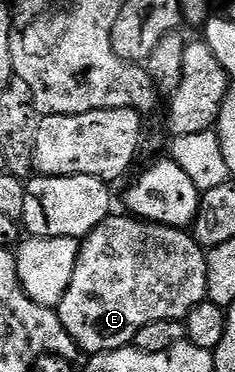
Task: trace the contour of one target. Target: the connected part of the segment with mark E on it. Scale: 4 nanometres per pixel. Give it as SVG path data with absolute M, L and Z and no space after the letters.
M109 216L82 239L68 290L57 305L65 332L87 356L132 345L146 325L186 319L187 313L207 296L207 255L186 229L156 226L134 216L115 217Z

